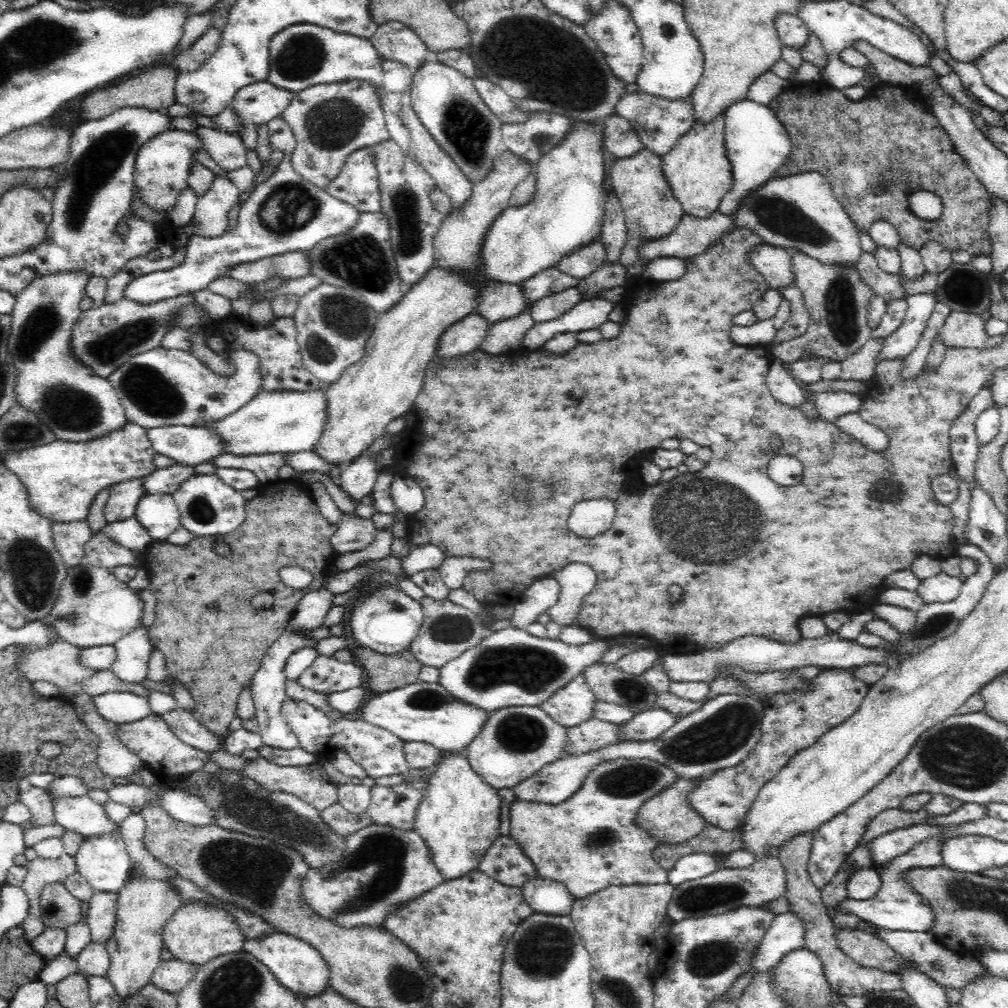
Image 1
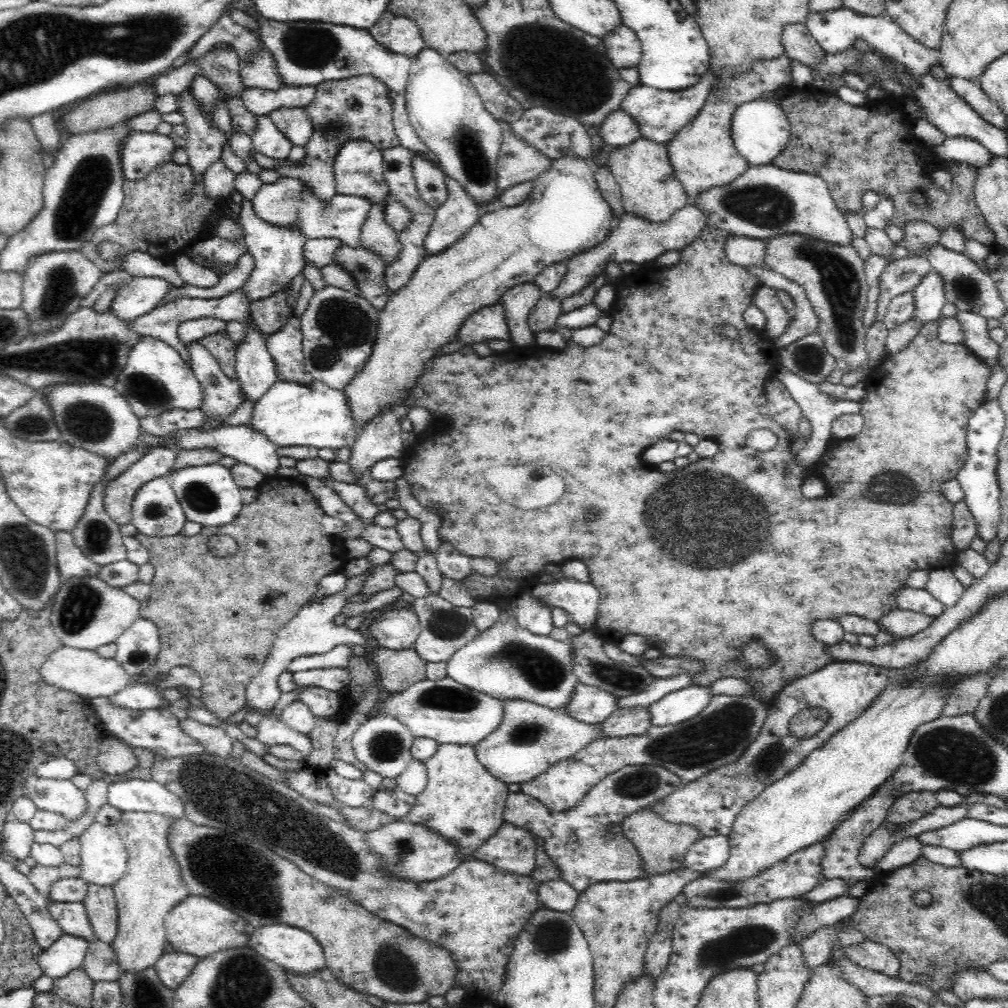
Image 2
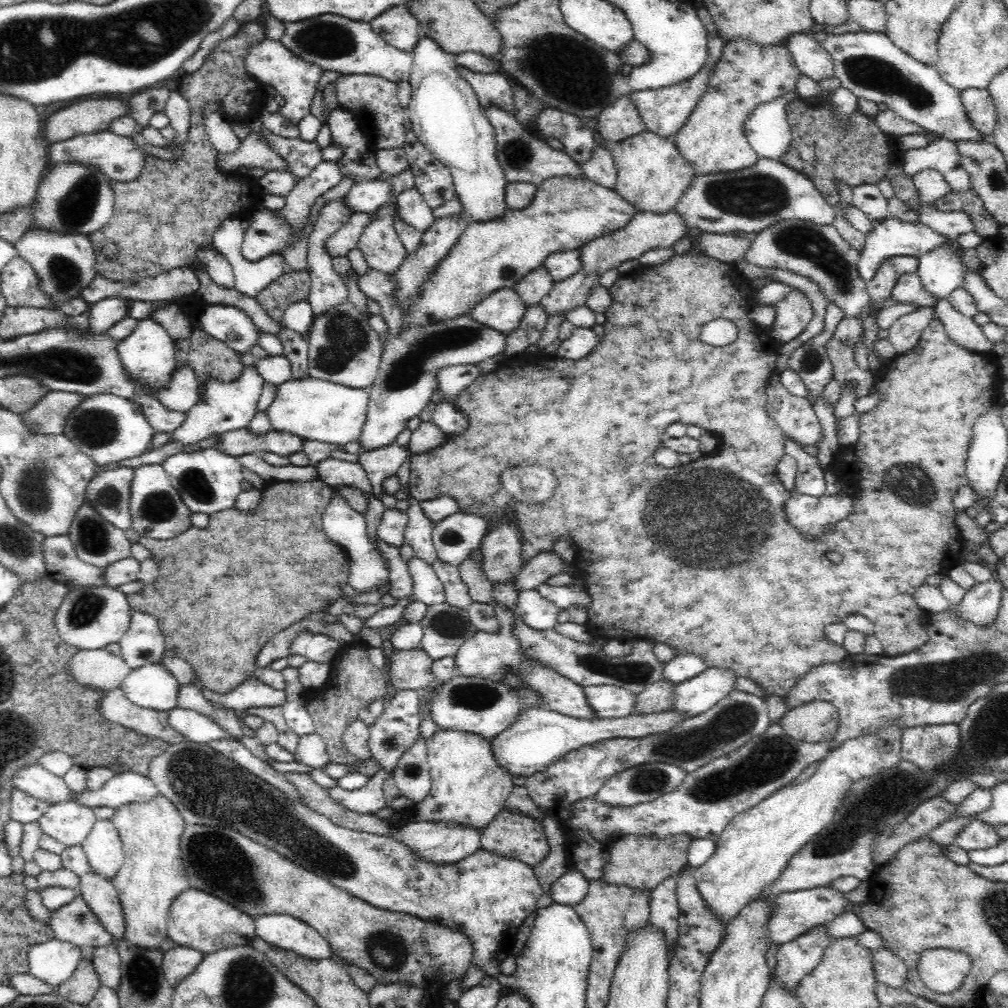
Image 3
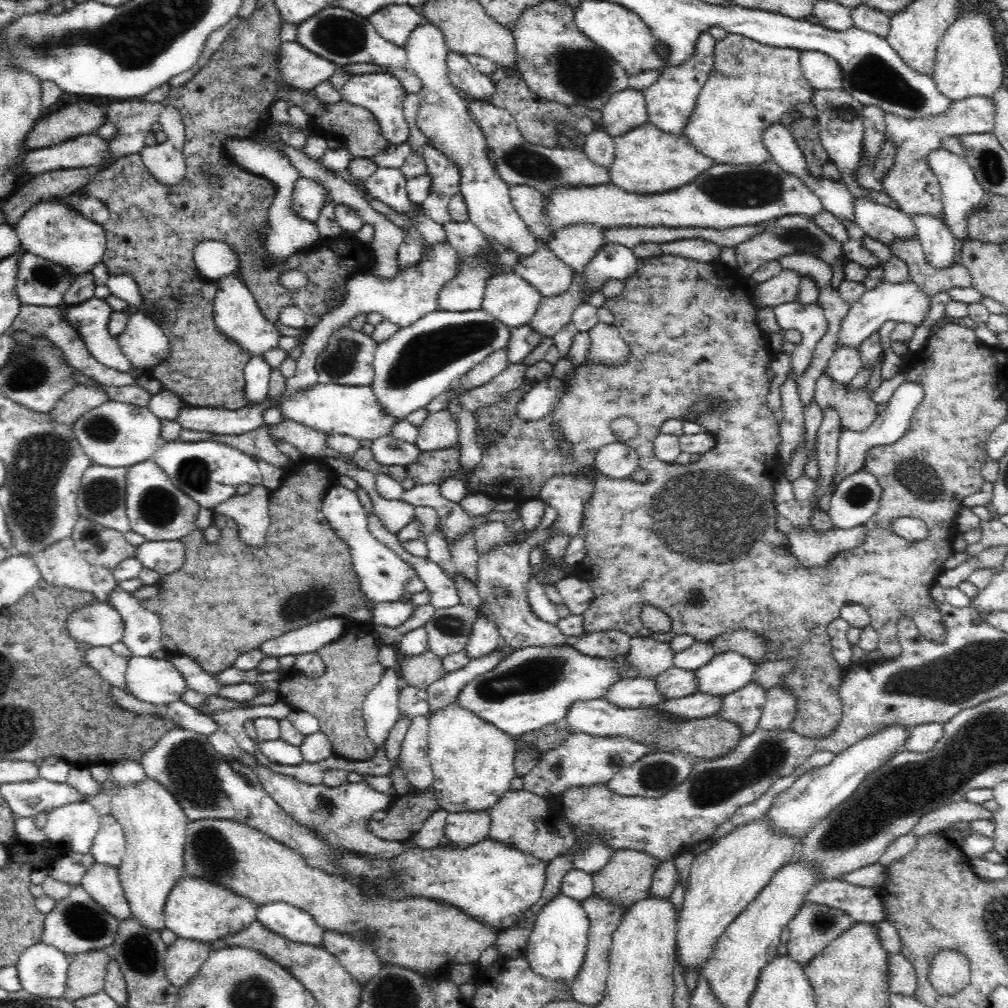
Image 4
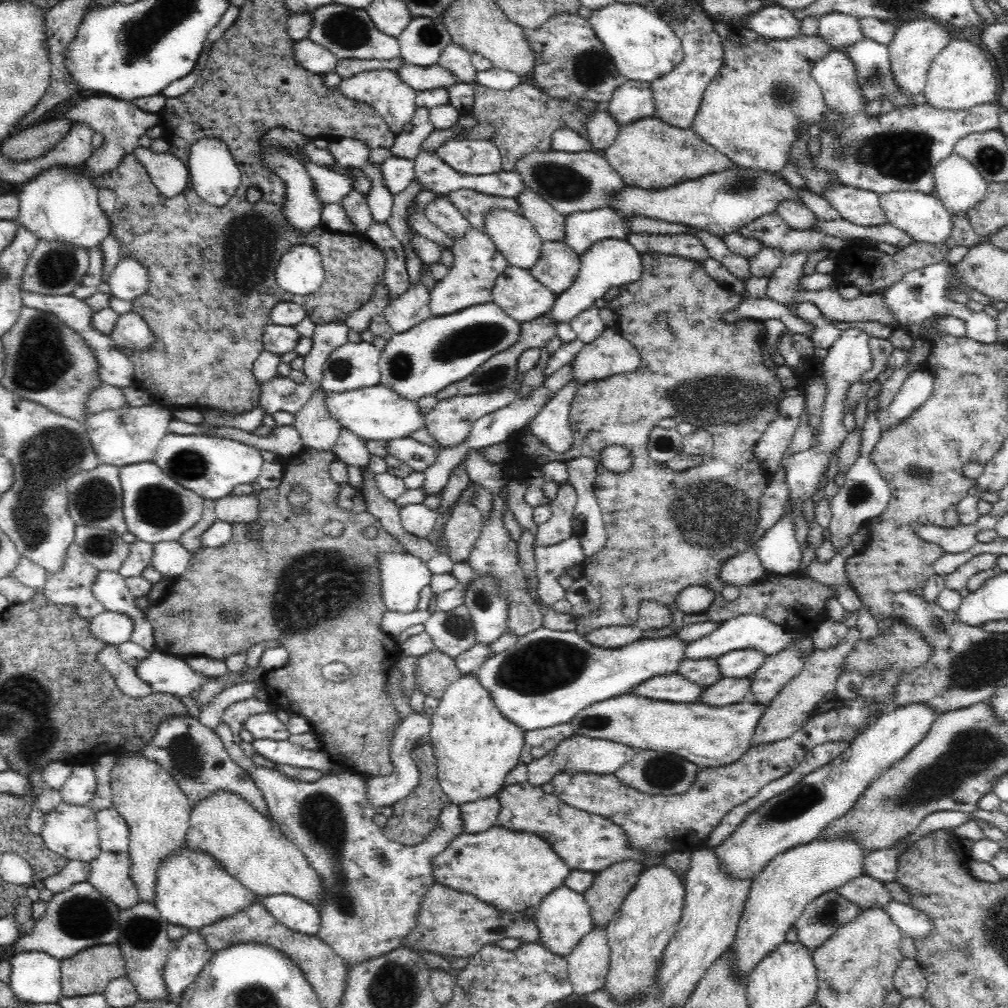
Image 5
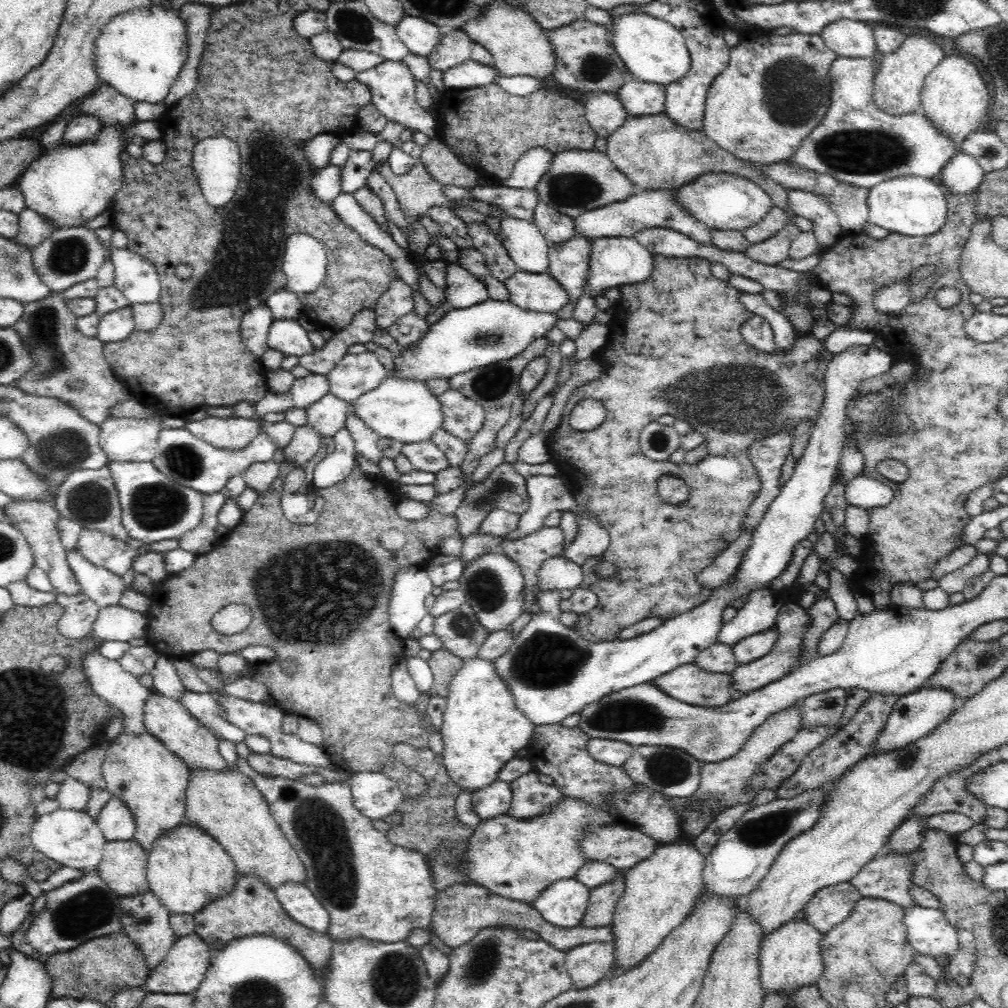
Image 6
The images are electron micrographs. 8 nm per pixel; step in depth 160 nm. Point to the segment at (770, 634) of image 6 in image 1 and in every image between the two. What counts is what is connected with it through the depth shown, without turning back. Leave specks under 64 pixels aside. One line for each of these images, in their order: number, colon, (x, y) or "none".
1: (647, 725)
2: (683, 704)
3: (696, 695)
4: (727, 672)
5: (738, 663)

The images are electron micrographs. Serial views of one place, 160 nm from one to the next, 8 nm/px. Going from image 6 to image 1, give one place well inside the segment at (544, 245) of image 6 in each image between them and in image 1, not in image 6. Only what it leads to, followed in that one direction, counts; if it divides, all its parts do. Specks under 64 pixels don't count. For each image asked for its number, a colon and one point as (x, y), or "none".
1: (446, 102)
2: (446, 112)
3: (446, 116)
4: (443, 118)
5: (515, 237)

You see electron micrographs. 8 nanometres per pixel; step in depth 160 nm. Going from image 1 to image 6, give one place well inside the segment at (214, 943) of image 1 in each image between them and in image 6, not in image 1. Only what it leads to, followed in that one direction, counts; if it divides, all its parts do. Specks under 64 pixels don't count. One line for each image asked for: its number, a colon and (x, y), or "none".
2: (199, 926)
3: (197, 919)
4: (195, 909)
5: (192, 889)
6: (186, 868)

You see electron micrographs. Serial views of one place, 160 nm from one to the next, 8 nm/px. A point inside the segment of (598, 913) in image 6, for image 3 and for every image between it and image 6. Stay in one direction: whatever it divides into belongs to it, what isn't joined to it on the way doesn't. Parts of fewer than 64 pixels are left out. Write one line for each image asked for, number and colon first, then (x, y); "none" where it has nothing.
3: (637, 863)
4: (626, 878)
5: (610, 886)

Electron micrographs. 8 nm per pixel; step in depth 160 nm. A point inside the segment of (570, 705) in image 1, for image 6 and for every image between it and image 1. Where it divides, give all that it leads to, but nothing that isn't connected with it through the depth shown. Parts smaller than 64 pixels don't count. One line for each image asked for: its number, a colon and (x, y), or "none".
2: (589, 704)
3: (608, 702)
4: (638, 692)
5: (674, 687)
6: (689, 683)

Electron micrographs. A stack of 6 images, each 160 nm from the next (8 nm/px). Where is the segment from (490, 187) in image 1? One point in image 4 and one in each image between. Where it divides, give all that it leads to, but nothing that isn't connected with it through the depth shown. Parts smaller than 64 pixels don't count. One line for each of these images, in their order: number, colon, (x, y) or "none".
2: (518, 162)
3: (523, 157)
4: (545, 169)

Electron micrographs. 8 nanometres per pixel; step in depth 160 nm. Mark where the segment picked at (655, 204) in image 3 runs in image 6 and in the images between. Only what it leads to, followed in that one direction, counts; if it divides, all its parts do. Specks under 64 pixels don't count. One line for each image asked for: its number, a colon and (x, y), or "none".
4: (647, 160)
5: (650, 154)
6: (653, 151)

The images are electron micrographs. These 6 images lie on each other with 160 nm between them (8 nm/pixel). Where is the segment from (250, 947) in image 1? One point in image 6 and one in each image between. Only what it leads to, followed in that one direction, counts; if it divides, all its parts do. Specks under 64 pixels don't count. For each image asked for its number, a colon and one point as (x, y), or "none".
2: (295, 950)
3: (287, 932)
4: (293, 923)
5: (293, 912)
6: (298, 901)

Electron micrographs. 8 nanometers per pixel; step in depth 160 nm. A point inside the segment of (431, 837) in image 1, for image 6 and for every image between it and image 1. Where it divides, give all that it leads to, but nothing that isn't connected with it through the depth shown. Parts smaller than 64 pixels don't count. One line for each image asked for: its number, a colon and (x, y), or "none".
2: (462, 801)
3: (469, 787)
4: (473, 762)
5: (475, 746)
6: (482, 728)

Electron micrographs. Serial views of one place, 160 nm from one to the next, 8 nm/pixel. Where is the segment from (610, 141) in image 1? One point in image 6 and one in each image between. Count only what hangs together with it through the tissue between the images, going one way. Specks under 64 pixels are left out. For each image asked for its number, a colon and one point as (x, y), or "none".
2: (618, 128)
3: (620, 120)
4: (625, 110)
5: (633, 100)
6: (638, 97)

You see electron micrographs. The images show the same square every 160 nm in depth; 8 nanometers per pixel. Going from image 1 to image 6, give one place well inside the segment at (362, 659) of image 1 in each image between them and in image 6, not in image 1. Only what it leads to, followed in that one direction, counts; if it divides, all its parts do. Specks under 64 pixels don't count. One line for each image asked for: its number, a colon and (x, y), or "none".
2: (397, 670)
3: (412, 669)
4: (421, 671)
5: (435, 670)
6: (444, 664)

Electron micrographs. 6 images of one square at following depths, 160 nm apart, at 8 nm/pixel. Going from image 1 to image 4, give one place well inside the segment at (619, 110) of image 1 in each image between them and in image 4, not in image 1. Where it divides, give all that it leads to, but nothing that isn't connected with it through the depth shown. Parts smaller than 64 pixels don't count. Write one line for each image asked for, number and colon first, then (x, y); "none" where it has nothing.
2: (660, 115)
3: (665, 111)
4: (670, 99)

